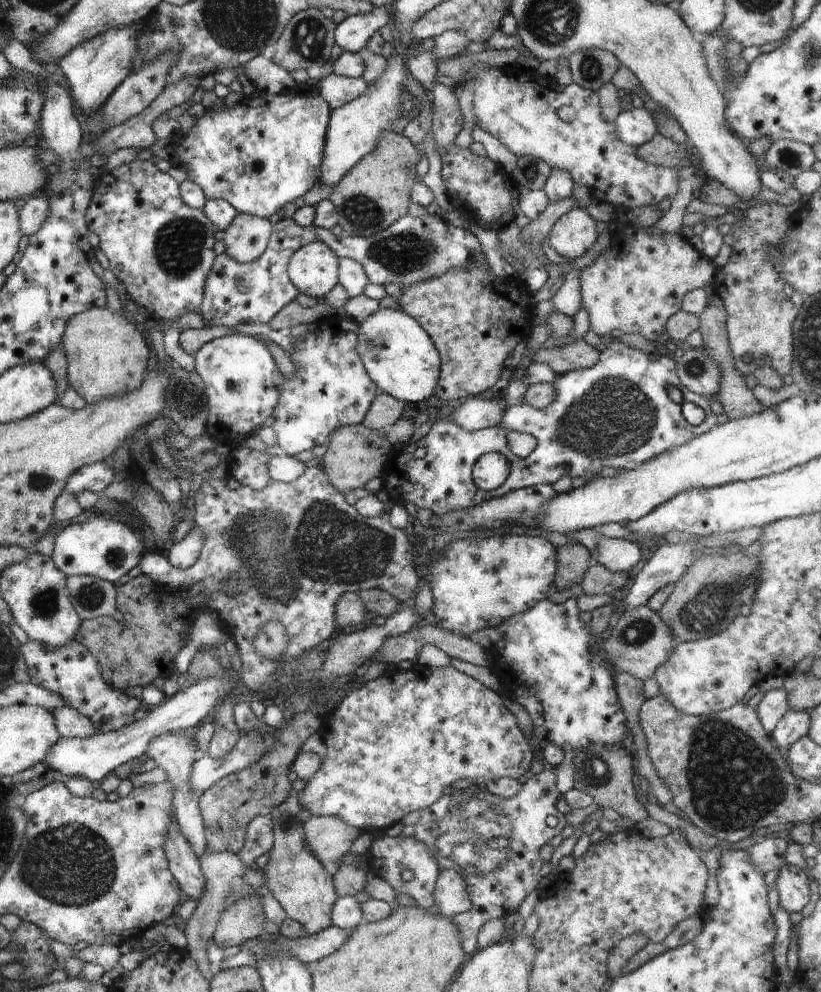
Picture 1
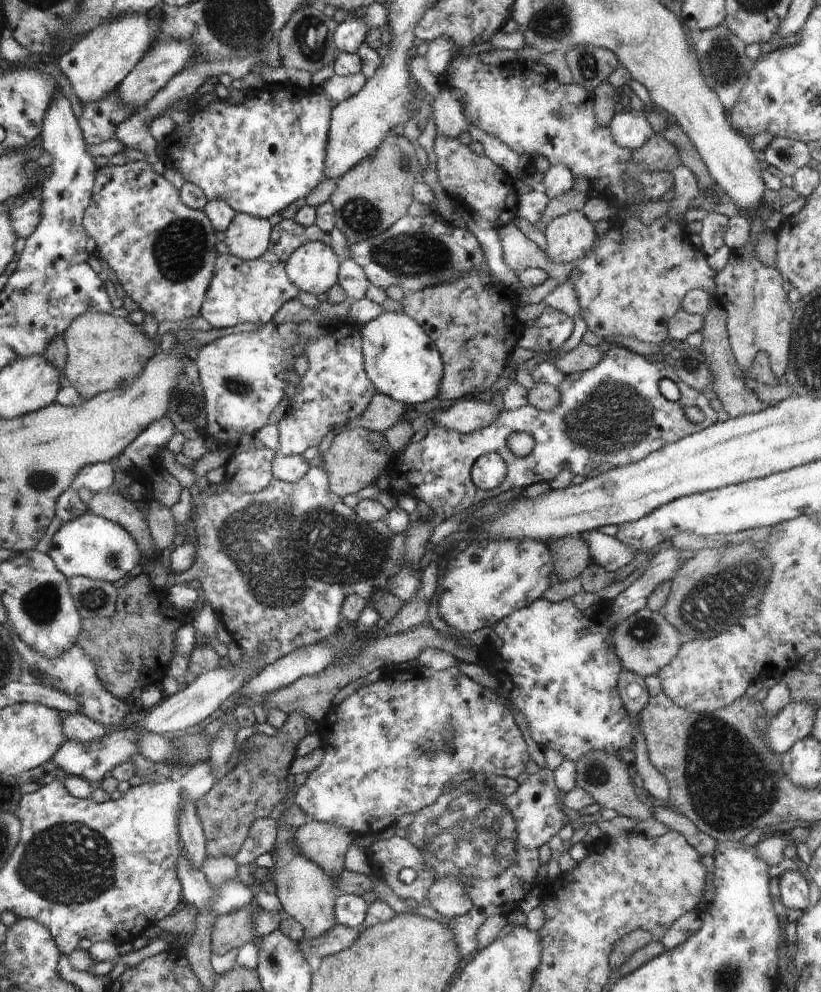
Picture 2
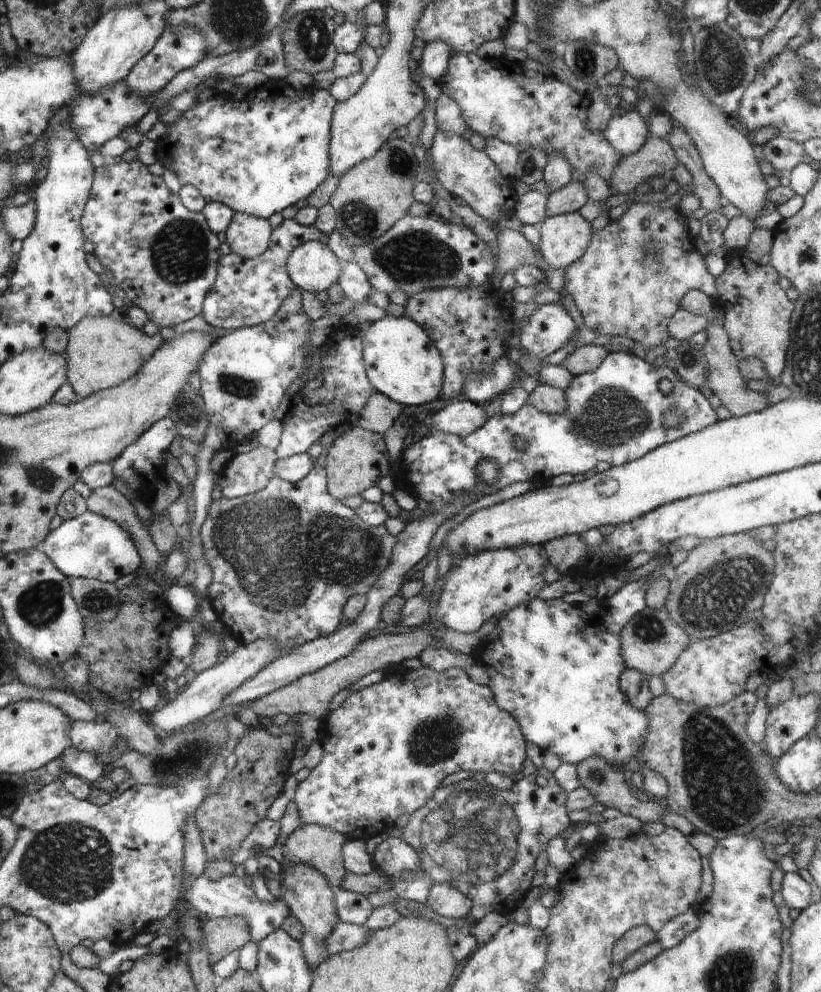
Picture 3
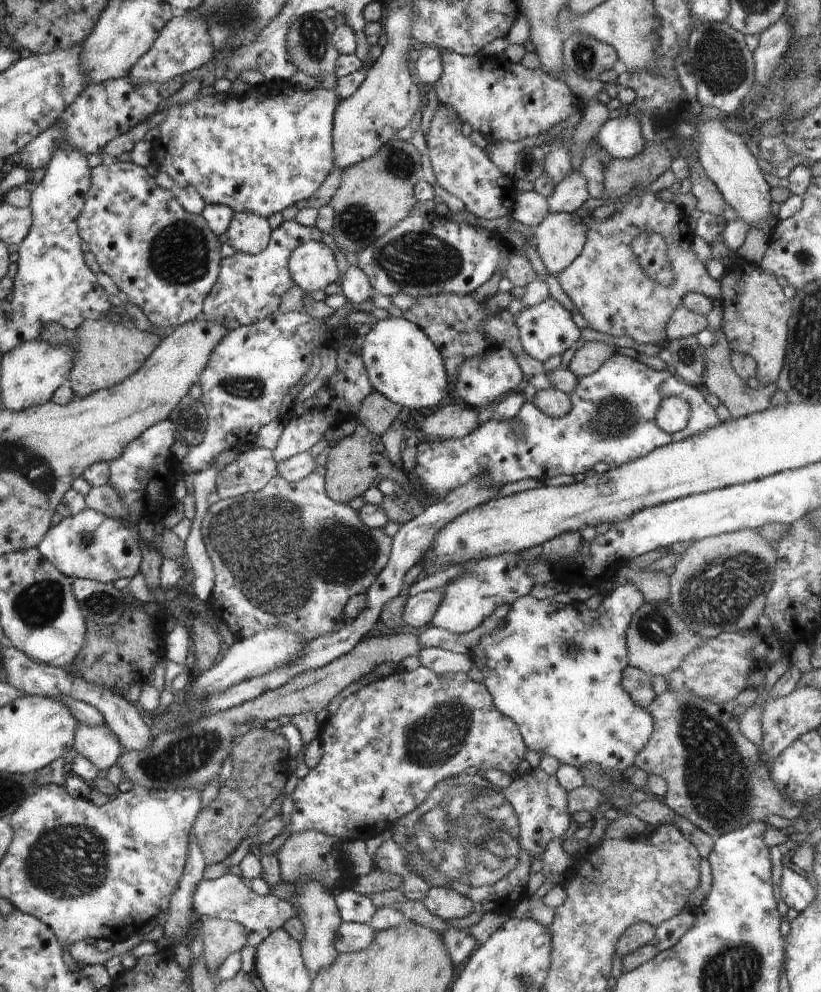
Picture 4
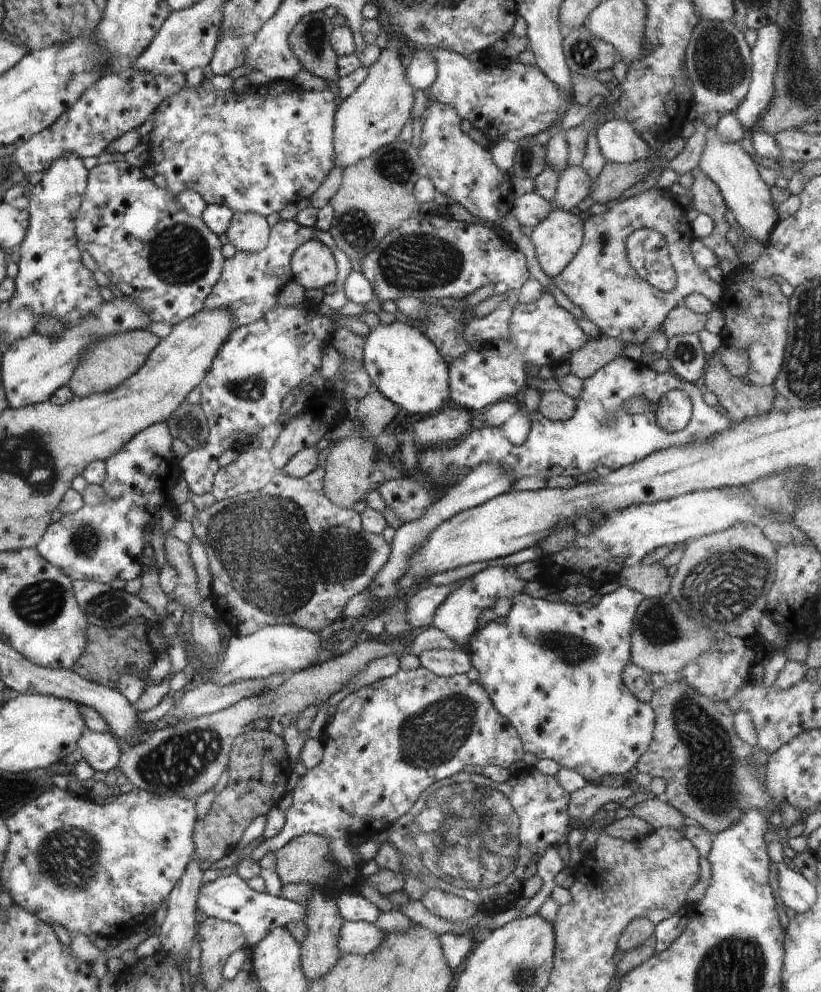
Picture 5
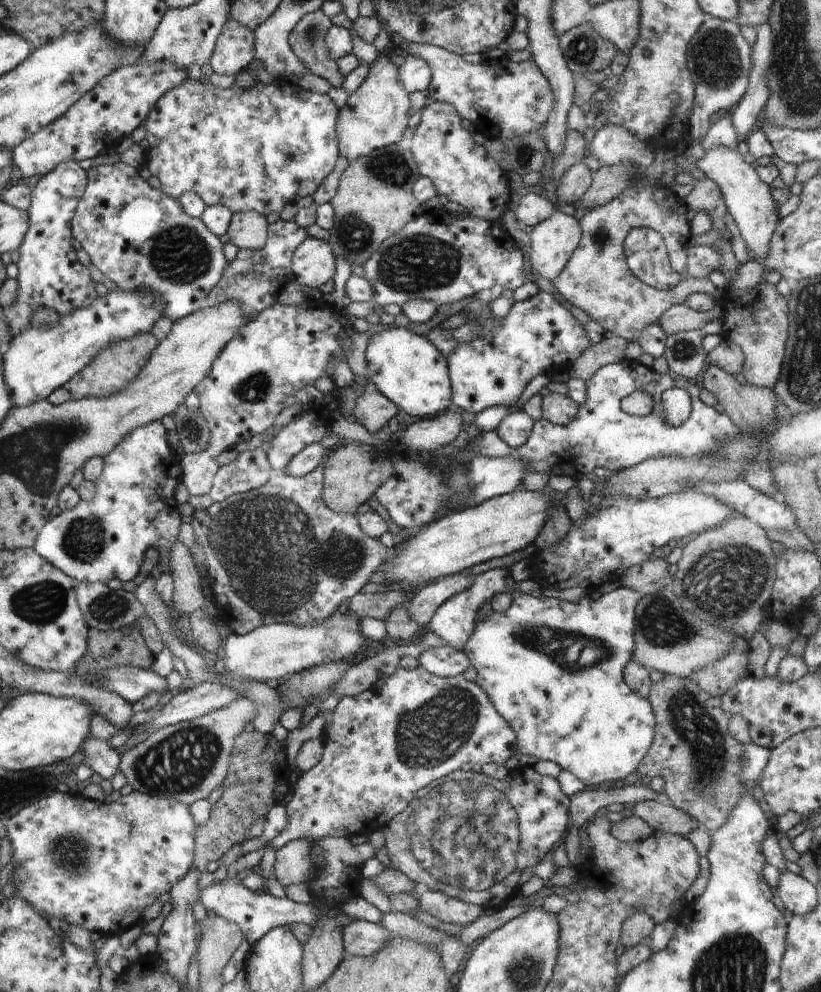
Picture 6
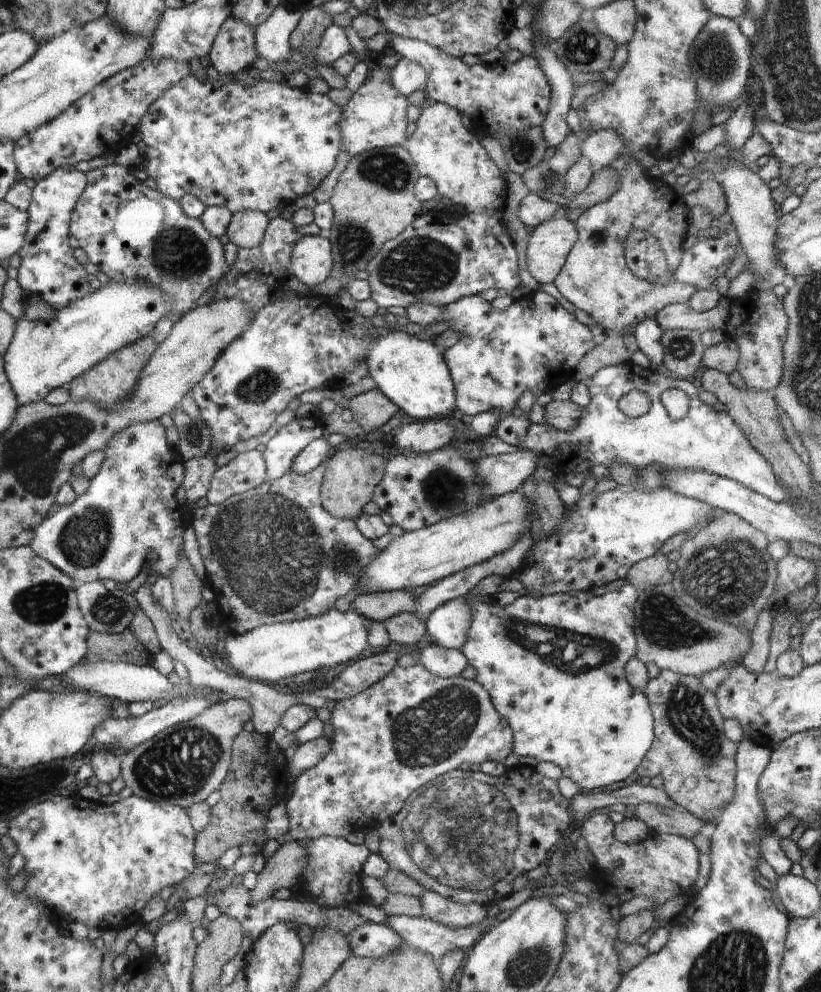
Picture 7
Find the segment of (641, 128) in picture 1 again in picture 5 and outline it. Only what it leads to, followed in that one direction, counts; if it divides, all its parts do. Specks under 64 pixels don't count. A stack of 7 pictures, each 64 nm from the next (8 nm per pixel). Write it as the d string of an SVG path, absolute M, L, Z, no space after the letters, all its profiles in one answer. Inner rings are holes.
M615 117L602 123L597 128L596 136L606 162L631 163L647 159L653 151L626 119Z

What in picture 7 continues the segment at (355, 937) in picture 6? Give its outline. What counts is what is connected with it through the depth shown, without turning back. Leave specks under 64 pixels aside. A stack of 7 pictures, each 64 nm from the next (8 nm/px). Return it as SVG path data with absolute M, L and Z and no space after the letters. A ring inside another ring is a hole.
M370 921L355 926L346 938L351 954L362 958L378 958L399 951L402 945L406 945L387 924Z

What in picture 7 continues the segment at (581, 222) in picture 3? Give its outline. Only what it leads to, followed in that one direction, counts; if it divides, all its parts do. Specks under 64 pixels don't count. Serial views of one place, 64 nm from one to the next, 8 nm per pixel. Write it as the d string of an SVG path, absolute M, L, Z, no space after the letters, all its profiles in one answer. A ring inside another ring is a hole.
M552 218L529 232L527 265L530 274L542 284L554 282L570 249L578 240L576 225L564 218Z

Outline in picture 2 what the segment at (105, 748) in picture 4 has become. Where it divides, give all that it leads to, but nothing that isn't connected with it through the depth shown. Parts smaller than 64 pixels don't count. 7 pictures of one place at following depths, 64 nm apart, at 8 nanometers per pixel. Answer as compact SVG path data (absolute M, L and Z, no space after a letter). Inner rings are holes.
M60 713L62 718L63 733L67 739L79 743L89 743L99 739L120 727L105 727L90 720L82 713Z

